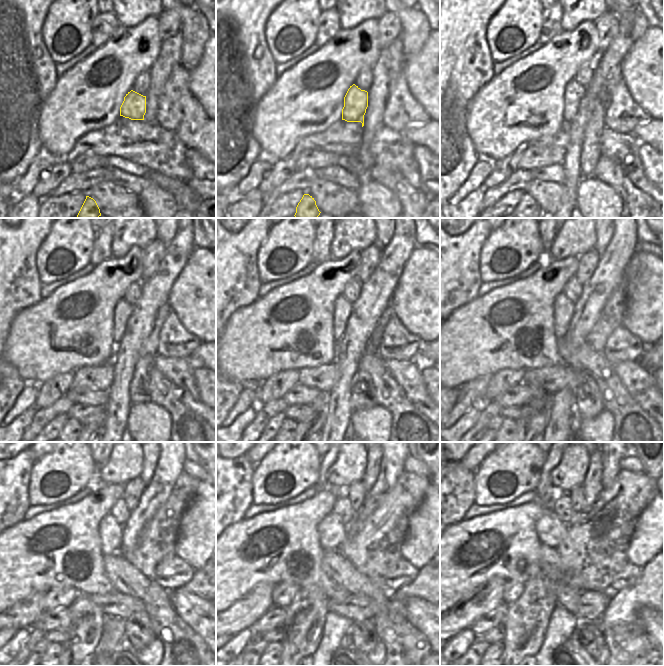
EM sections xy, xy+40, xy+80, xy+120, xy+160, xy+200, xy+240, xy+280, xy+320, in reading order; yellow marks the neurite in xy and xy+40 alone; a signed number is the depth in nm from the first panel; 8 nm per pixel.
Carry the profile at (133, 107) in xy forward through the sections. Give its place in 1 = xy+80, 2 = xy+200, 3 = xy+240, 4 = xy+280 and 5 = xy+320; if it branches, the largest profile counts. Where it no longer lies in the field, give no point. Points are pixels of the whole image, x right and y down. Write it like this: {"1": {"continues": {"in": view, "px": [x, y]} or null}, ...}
{"1": {"continues": {"in": "xy+80", "px": [573, 93]}}, "2": {"continues": {"in": "xy+200", "px": [563, 308]}}, "3": {"continues": {"in": "xy+240", "px": [110, 532]}}, "4": {"continues": {"in": "xy+280", "px": [331, 531]}}, "5": {"continues": {"in": "xy+320", "px": [550, 530]}}}

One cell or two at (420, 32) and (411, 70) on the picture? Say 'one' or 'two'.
two

